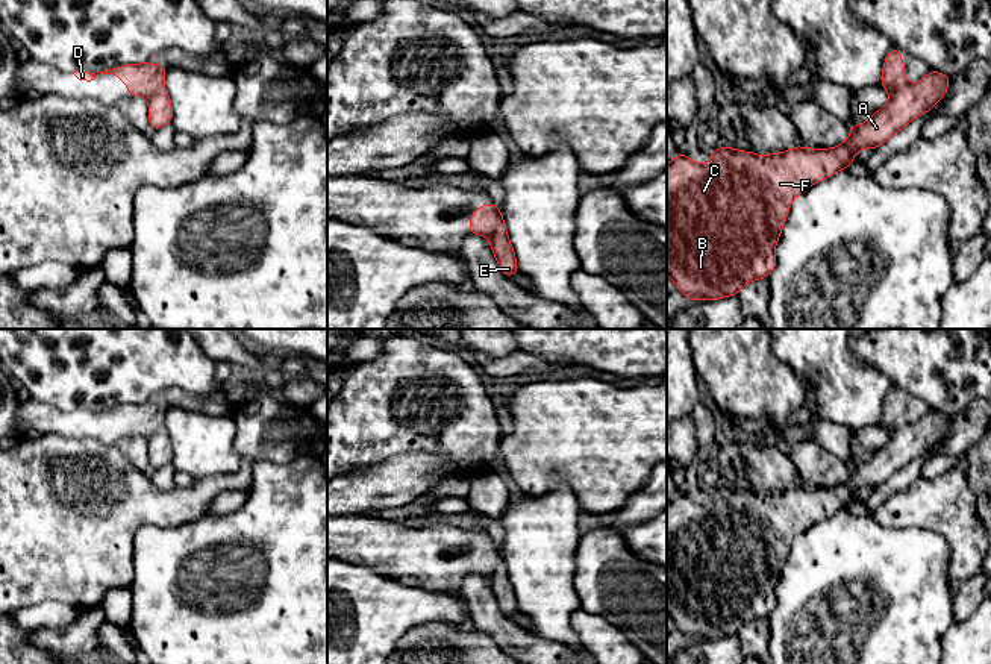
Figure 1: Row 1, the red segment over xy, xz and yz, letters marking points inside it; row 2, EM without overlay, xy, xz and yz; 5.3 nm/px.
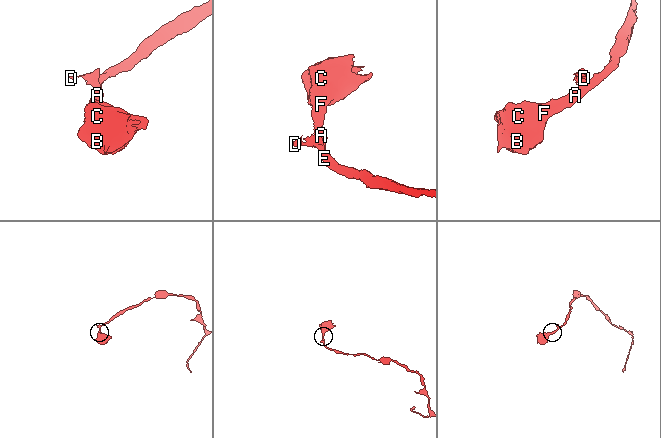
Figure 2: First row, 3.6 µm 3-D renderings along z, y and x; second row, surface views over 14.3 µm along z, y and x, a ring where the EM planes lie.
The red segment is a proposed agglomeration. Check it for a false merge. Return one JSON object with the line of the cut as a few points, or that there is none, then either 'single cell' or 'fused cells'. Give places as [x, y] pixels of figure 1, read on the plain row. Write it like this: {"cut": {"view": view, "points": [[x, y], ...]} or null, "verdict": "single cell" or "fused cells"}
{"cut": {"view": "yz", "points": [[908, 423], [891, 434]]}, "verdict": "fused cells"}

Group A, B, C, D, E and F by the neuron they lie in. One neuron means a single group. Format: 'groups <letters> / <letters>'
groups A B C E F / D

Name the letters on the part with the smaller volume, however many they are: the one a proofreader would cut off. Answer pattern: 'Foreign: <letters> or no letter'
Foreign: D

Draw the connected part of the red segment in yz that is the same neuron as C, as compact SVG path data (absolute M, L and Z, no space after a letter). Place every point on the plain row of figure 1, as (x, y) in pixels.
M929 411L921 420L891 434L886 444L871 453L870 459L850 467L849 479L833 488L806 488L796 485L783 493L767 493L764 497L753 490L739 491L720 485L708 503L696 503L683 491L667 503L667 614L677 629L691 640L718 640L738 635L739 629L756 619L767 619L777 597L774 587L783 568L791 541L811 525L849 508L861 488L877 488L917 456L929 452L946 435L952 415Z

